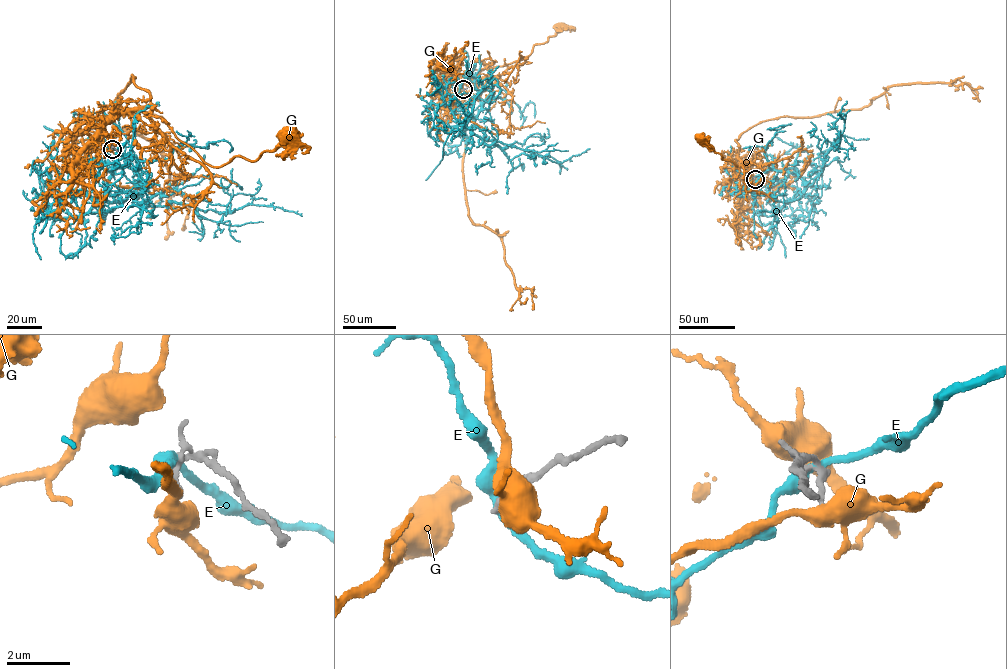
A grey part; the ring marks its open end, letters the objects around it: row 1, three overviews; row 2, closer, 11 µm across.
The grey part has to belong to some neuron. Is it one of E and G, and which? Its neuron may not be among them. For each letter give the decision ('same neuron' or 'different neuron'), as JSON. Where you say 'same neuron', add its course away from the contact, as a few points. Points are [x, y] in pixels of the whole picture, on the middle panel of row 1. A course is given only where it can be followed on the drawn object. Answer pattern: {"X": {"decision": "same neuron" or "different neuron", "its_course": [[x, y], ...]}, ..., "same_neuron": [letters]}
{"E": {"decision": "different neuron"}, "G": {"decision": "different neuron"}, "same_neuron": []}

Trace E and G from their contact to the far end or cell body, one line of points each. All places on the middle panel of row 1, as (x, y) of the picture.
E: (463, 90), (480, 100), (481, 110), (469, 129), (488, 145), (501, 142), (560, 163), (589, 149)
G: (463, 89), (460, 82), (455, 83), (454, 77), (457, 79)

